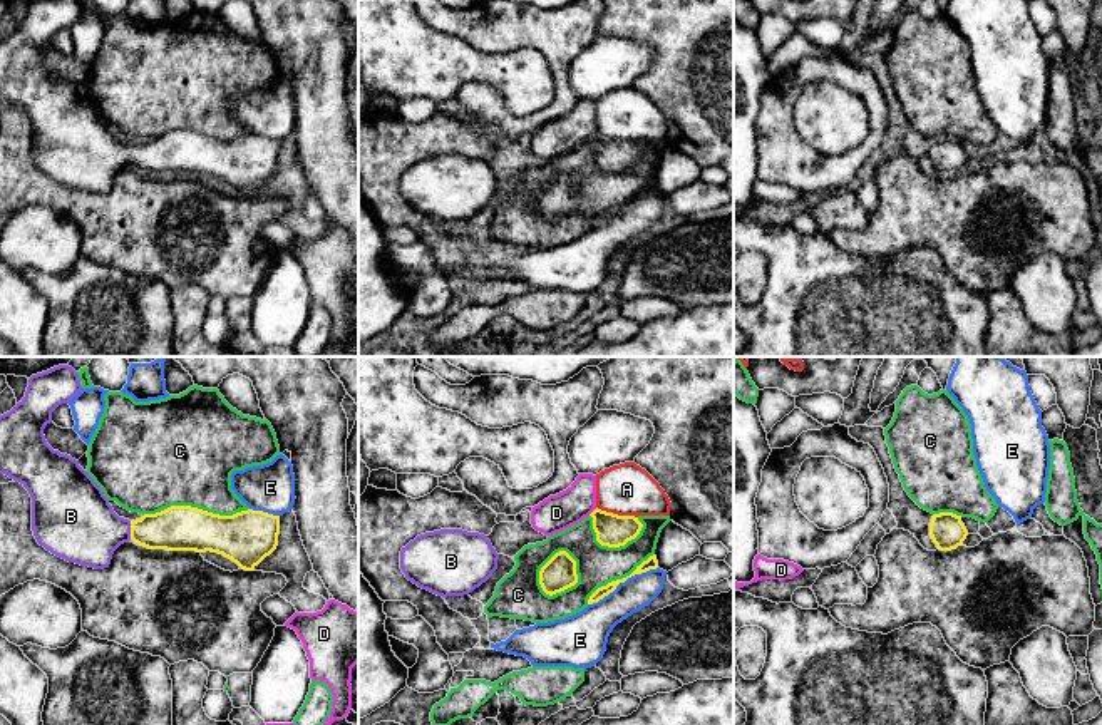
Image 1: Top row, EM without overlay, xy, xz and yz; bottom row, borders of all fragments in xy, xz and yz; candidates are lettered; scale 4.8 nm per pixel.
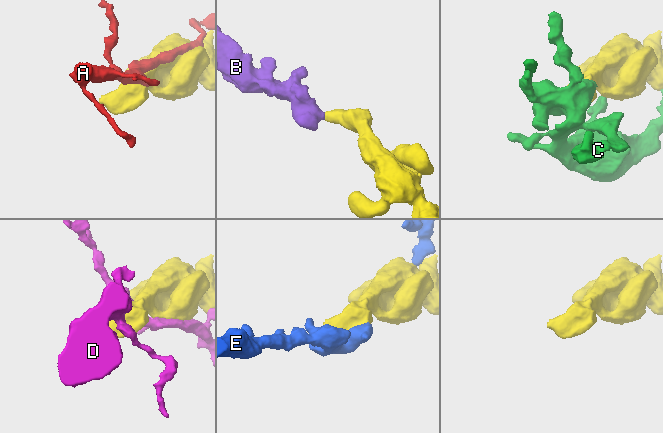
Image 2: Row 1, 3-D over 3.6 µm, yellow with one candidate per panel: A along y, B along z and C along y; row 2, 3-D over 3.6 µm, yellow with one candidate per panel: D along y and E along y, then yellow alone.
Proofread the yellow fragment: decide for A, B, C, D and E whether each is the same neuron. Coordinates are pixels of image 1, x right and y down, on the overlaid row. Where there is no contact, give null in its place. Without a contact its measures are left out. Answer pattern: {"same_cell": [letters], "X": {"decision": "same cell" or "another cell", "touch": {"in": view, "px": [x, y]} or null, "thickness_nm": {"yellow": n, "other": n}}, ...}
{"same_cell": ["B"], "A": {"decision": "another cell", "touch": {"in": "xz", "px": [617, 514]}, "thickness_nm": {"yellow": 160, "other": 260}}, "B": {"decision": "same cell", "touch": {"in": "xy", "px": [131, 529]}, "thickness_nm": {"yellow": 220, "other": 360}}, "C": {"decision": "another cell", "touch": {"in": "xz", "px": [540, 571]}, "thickness_nm": {"yellow": 160, "other": 220}}, "D": {"decision": "another cell", "touch": {"in": "xz", "px": [593, 511]}, "thickness_nm": {"yellow": 160, "other": 170}}, "E": {"decision": "another cell", "touch": {"in": "xz", "px": [622, 581]}, "thickness_nm": {"yellow": 60, "other": 180}}}

